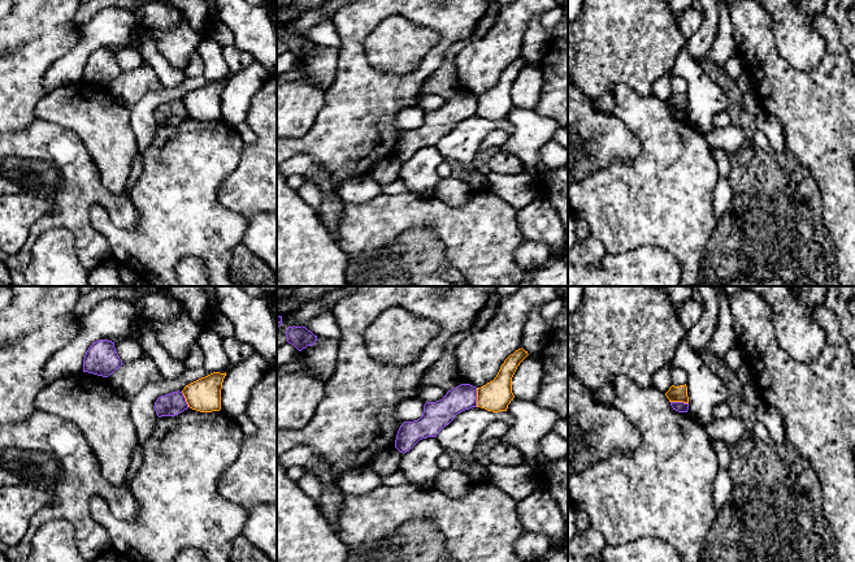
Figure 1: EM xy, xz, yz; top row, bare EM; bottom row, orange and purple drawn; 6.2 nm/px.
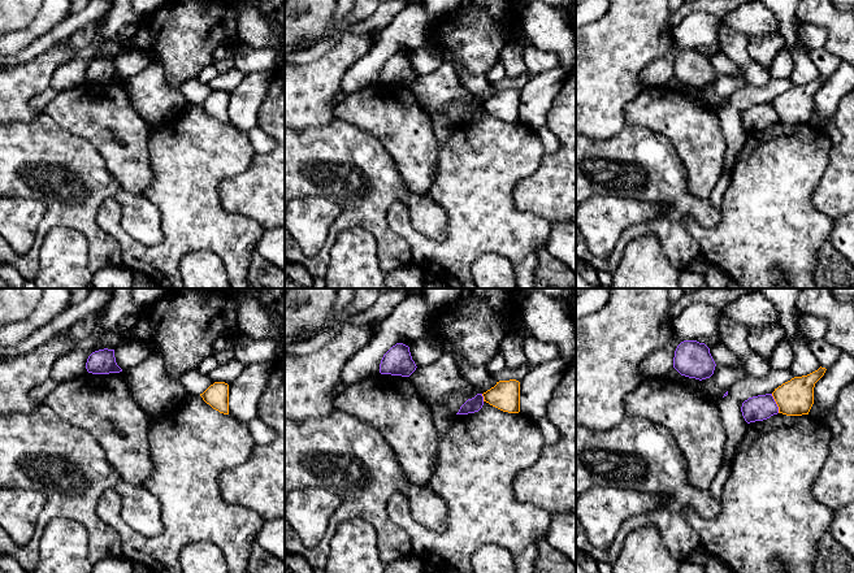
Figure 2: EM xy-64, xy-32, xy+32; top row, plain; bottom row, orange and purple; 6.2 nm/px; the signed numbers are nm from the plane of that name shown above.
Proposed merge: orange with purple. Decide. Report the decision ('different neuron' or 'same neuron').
different neuron

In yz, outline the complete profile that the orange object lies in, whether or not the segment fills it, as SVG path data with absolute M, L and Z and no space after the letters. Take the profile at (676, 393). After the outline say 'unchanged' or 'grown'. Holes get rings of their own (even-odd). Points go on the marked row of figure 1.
M686 384L685 385L680 385L680 386L672 385L669 388L669 390L665 393L665 395L669 399L669 402L683 402L683 403L689 403Z; unchanged

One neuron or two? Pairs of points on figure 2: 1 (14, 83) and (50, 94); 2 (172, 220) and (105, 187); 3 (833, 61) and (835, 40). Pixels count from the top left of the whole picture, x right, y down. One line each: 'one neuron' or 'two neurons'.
1: two neurons
2: two neurons
3: two neurons

